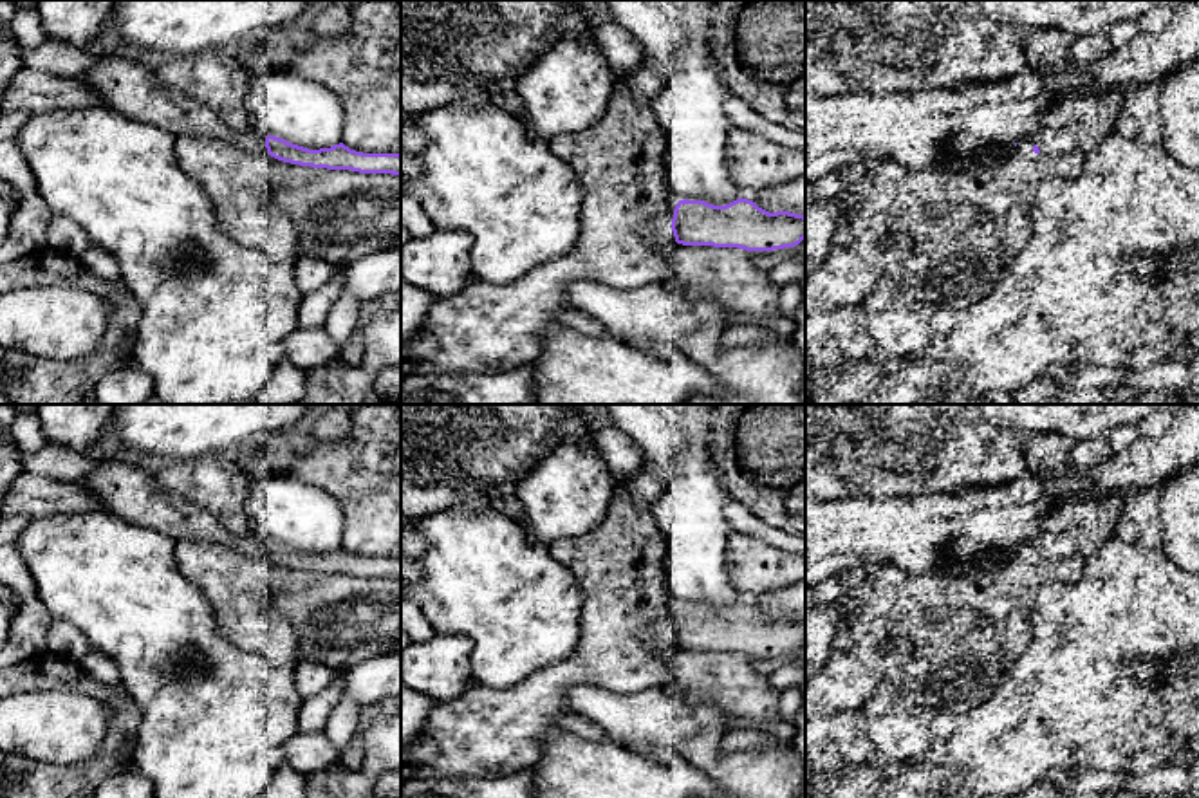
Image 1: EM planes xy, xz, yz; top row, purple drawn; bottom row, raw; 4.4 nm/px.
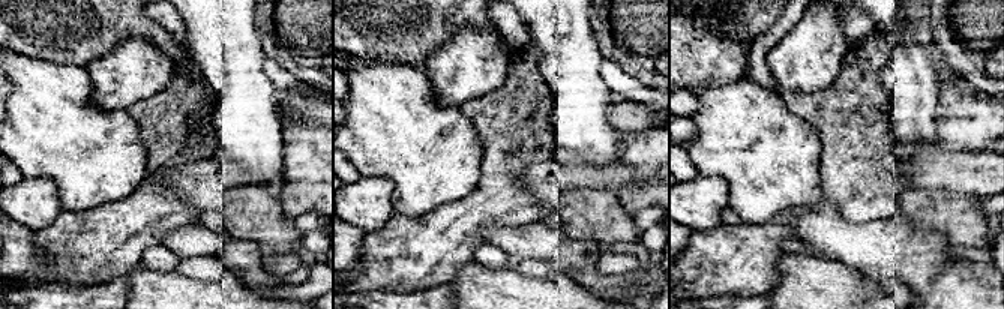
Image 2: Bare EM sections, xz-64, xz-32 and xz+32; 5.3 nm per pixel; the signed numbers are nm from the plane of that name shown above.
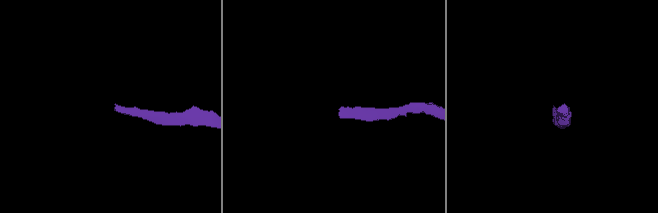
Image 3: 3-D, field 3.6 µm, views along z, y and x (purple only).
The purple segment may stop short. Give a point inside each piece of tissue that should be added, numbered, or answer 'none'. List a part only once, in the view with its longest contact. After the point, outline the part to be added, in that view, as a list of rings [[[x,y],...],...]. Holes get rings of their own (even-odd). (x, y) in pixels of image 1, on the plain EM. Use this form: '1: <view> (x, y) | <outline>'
1: yz (1060, 547) | [[[1031,533],[1022,538],[1017,545],[1017,554],[1024,560],[1031,560],[1035,558],[1035,549],[1038,551],[1040,558],[1067,560],[1076,554],[1074,543],[1069,536],[1062,534],[1056,538],[1049,538],[1038,533]]]

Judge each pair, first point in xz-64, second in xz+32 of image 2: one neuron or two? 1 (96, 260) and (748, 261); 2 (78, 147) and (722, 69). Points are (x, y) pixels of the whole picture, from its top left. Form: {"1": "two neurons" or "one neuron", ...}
{"1": "one neuron", "2": "two neurons"}

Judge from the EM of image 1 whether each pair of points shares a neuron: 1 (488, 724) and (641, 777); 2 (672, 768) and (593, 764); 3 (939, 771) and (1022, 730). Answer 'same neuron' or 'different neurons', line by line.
1: different neurons
2: same neuron
3: different neurons

